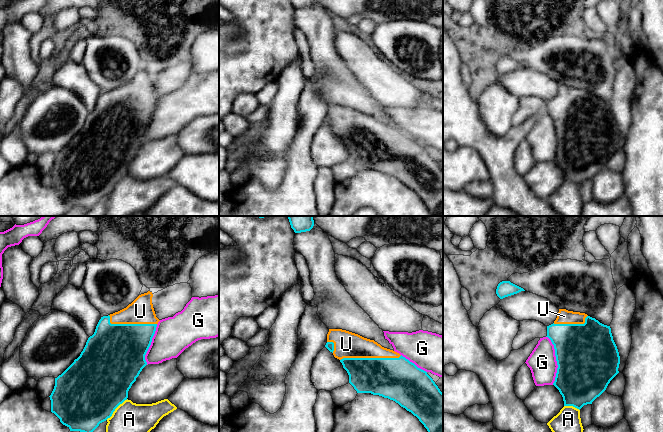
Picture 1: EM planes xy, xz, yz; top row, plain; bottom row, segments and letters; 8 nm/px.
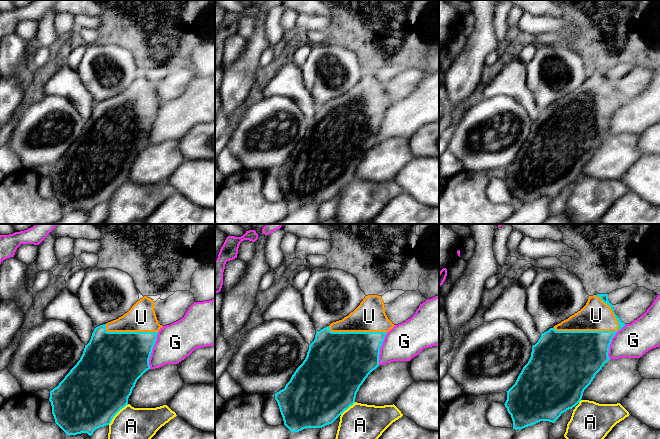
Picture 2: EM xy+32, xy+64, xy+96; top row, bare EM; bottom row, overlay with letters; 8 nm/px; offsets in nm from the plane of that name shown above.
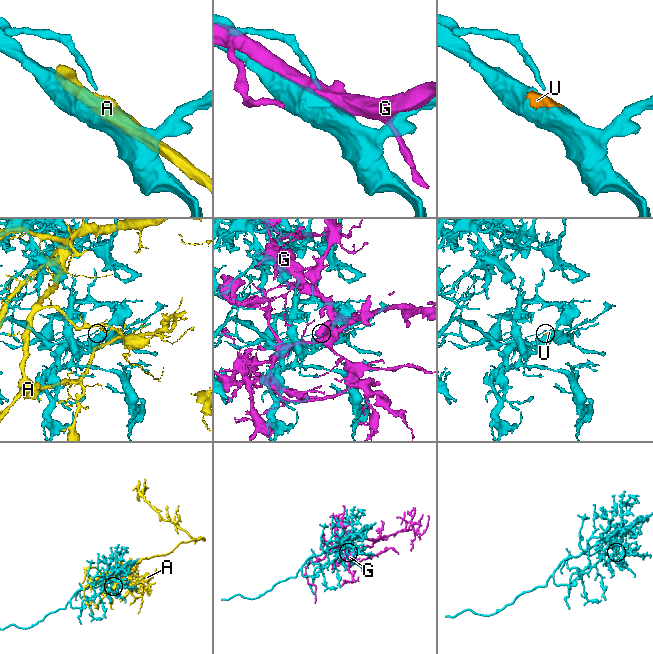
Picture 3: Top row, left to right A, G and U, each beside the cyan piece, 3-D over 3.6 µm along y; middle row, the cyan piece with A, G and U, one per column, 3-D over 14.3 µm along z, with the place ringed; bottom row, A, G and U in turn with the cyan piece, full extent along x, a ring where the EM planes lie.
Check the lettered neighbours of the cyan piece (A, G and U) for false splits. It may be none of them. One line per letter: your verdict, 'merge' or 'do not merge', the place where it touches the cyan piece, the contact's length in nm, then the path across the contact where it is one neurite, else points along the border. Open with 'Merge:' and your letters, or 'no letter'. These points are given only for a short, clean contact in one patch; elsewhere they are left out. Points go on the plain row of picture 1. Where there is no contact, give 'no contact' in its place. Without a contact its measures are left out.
Merge: U
A: do not merge; meets cyan in xy at (115, 184); contact 240 nm long
G: do not merge; meets cyan in yz at (556, 136); contact 400 nm long
U: merge; meets cyan in xz at (370, 134); contact 500 nm long

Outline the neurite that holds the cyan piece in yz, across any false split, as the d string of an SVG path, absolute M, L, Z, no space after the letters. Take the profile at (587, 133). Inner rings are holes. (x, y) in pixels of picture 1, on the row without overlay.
M559 85L553 100L547 102L547 112L555 125L557 149L553 161L563 173L564 182L581 185L592 180L619 149L620 132L610 102L585 89Z

